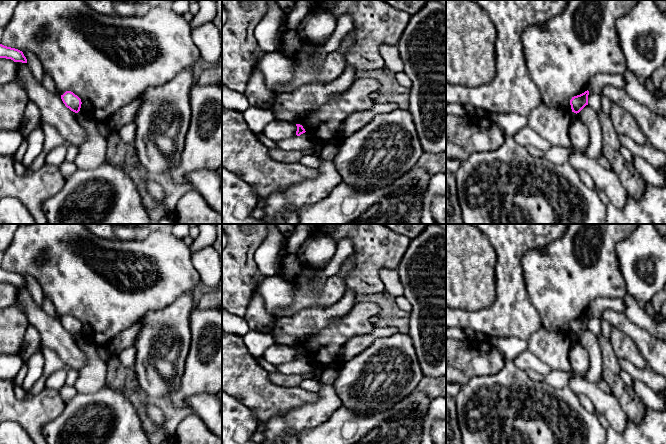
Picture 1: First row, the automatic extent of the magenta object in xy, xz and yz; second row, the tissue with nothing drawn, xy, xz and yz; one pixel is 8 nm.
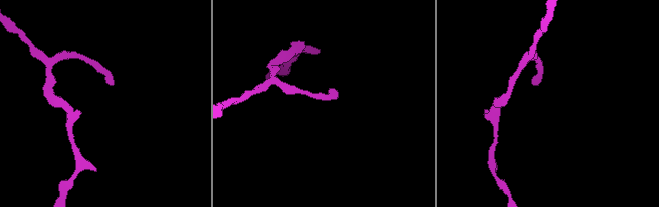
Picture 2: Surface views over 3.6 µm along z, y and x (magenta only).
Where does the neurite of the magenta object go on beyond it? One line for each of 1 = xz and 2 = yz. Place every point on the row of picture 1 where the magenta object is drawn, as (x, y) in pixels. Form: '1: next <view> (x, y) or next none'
1: next none
2: next none

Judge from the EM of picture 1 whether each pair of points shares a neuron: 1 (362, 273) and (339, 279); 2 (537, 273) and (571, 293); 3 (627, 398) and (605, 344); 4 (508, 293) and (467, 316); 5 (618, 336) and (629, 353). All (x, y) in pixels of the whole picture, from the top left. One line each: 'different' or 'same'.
1: different
2: same
3: same
4: same
5: same

